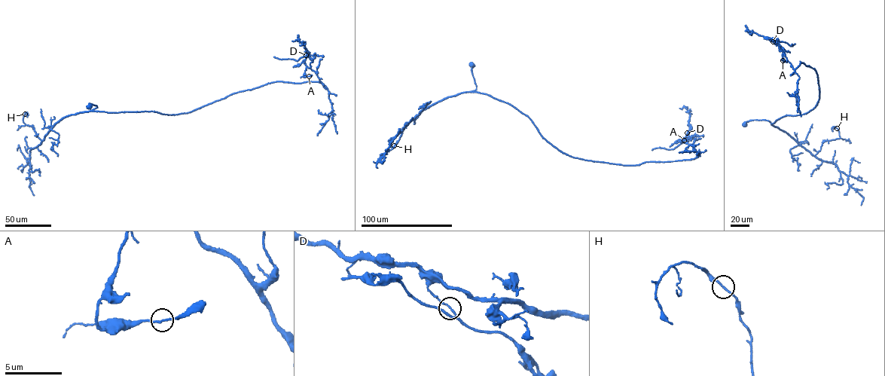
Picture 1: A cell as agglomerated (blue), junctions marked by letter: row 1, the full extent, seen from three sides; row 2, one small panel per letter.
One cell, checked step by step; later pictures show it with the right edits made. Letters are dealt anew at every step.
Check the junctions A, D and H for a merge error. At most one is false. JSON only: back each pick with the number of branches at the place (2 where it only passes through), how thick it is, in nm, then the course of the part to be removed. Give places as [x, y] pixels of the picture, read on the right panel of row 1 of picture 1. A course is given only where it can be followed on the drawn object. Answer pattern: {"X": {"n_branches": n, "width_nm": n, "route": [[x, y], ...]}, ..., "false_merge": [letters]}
{"D": {"n_branches": 2, "width_nm": 160, "route": [[772, 41], [771, 39], [790, 46], [794, 44]]}, "false_merge": ["D"]}

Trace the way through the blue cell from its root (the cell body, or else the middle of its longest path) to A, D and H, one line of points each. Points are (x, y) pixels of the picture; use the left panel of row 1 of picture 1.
A: (90, 105), (107, 112), (175, 114), (275, 81), (319, 81), (327, 89), (306, 66), (303, 77), (309, 76)
D: (90, 105), (107, 112), (175, 114), (275, 81), (319, 81), (327, 89), (303, 62), (306, 55)
H: (90, 105), (90, 103), (97, 107), (63, 117), (41, 141), (32, 126), (23, 122), (25, 114)

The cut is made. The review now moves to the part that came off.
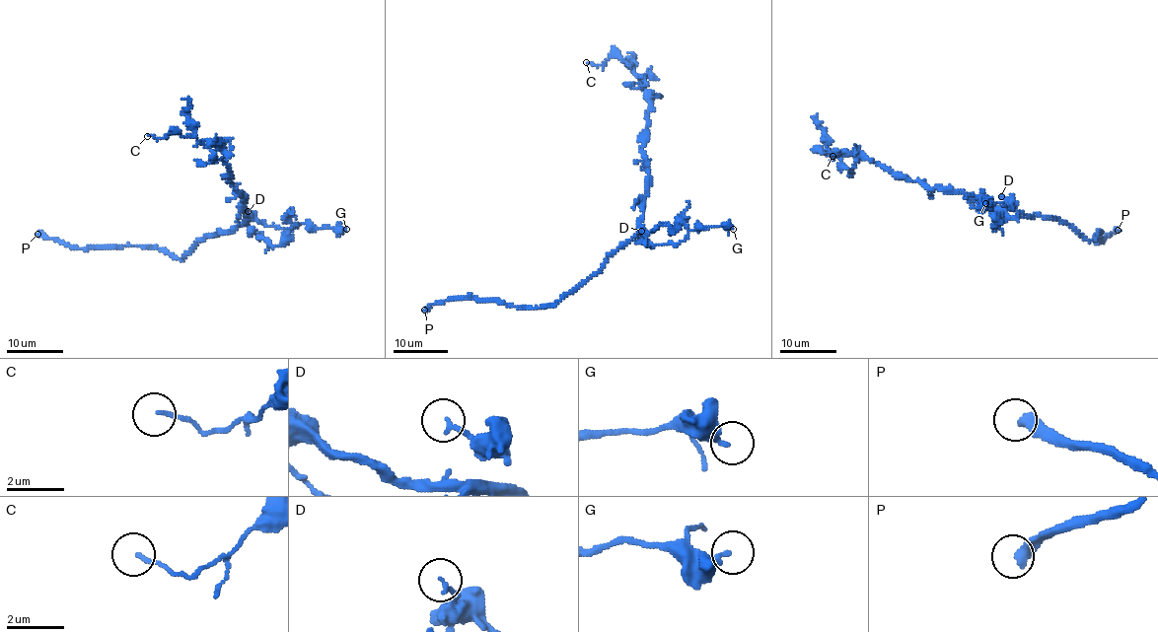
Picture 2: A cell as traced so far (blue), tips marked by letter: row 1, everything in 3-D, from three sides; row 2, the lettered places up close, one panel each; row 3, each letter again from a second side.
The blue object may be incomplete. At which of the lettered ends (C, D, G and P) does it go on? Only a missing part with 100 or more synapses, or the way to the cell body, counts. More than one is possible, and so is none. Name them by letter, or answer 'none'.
P

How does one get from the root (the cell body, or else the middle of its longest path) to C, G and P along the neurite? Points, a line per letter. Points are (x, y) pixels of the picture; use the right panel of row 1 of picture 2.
C: (1005, 210), (901, 178), (853, 154), (822, 151), (832, 156)
G: (1005, 210), (1006, 218), (995, 229), (992, 227), (995, 216), (988, 207), (992, 203), (985, 203)
P: (1005, 210), (1058, 218), (1089, 241), (1095, 239), (1099, 232), (1103, 243), (1118, 230)

